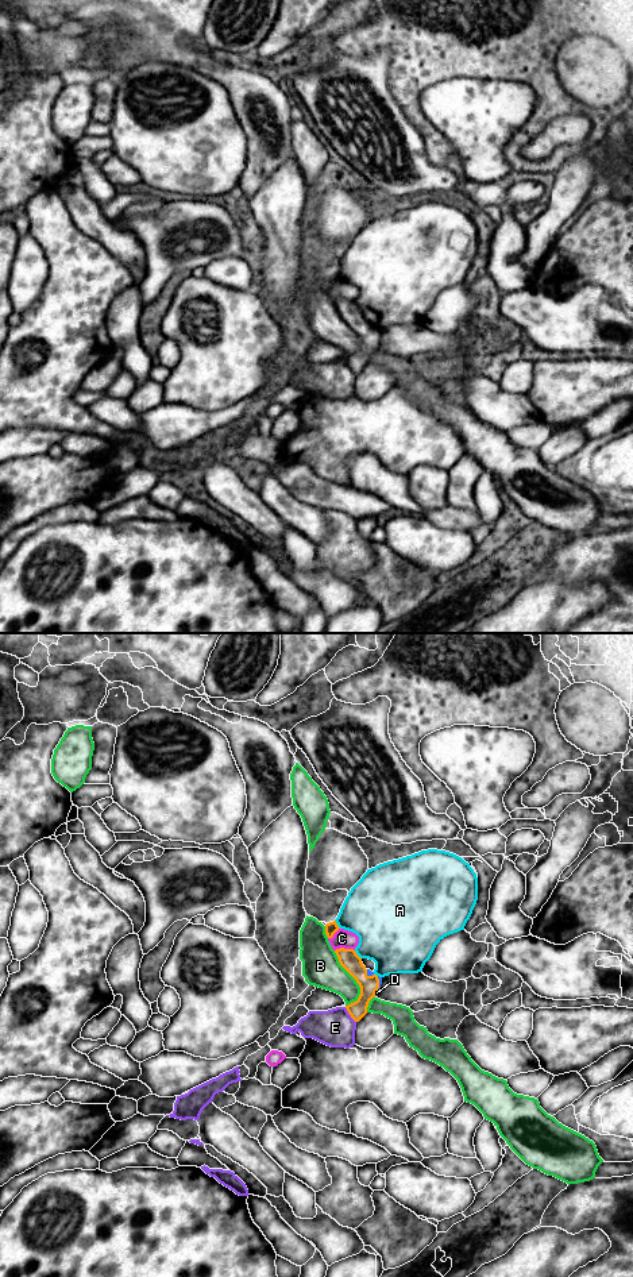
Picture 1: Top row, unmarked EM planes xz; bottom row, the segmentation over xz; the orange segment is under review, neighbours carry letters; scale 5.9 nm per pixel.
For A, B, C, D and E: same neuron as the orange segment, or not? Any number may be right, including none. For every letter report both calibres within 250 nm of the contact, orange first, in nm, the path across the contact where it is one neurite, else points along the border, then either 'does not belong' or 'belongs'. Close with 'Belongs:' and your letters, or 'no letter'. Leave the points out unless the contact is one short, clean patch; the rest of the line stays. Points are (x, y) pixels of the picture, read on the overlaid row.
A: calibres 70 and 380 nm; does not belong
B: calibres 120 and 220 nm; does not belong
C: calibres 120 and 110 nm; border xz (354, 949), (338, 948), (335, 951); does not belong
D: calibres 120 and 20 nm; does not belong
E: calibres 110 and 220 nm; does not belong
Belongs: no letter

